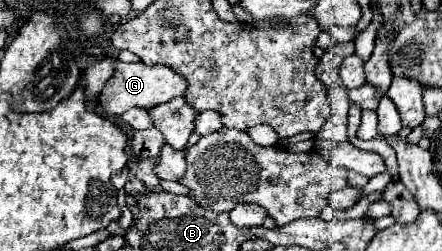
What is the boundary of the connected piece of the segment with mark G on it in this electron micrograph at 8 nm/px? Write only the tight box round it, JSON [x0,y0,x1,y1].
[100,62,188,116]

